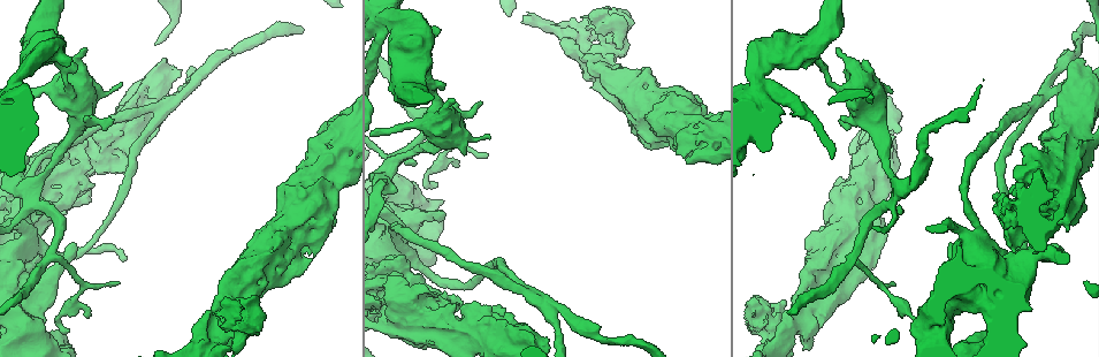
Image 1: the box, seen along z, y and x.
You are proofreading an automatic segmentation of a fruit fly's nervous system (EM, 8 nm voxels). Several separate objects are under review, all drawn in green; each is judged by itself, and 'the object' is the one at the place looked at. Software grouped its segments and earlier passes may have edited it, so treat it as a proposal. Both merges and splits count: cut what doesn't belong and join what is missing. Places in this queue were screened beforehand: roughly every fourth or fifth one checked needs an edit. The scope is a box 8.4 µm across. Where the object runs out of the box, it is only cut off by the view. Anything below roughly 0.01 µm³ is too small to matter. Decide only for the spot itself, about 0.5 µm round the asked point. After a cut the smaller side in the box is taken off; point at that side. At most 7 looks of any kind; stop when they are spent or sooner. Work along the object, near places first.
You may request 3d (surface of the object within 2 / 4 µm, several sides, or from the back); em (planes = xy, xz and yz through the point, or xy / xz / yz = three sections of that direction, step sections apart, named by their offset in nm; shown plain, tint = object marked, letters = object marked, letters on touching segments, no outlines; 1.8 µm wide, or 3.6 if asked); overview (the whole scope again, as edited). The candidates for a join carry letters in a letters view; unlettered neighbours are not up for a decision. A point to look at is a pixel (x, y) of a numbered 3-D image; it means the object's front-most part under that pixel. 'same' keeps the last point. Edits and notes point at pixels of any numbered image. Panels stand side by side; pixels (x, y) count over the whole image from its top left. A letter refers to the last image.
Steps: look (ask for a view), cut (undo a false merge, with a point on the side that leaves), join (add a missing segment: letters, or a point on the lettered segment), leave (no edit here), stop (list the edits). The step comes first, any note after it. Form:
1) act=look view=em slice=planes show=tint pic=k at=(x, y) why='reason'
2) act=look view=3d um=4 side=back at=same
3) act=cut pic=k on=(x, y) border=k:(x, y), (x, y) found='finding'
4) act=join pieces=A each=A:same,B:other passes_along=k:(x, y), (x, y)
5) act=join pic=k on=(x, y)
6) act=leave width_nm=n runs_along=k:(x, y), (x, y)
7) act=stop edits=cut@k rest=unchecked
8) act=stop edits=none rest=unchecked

act=look view=3d um=2 pic=1 at=(89, 316) why='branch stops here'

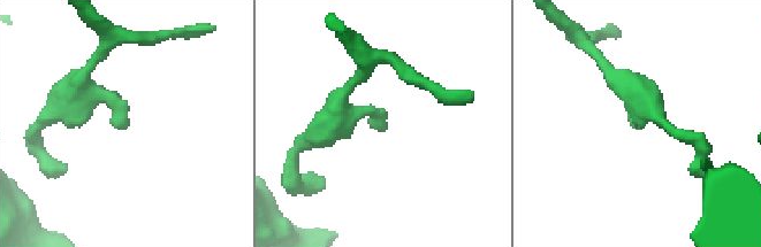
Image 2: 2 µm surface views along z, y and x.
act=look view=em slice=yz step=8 show=letters pic=2 at=(383, 129) why='need the tissue'

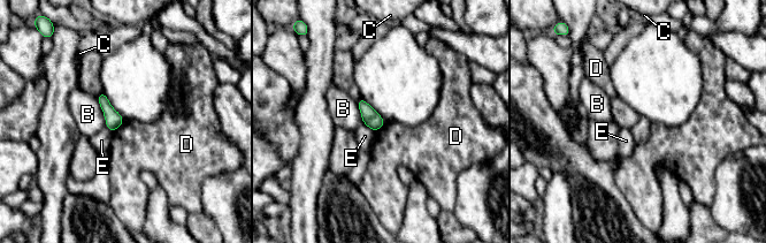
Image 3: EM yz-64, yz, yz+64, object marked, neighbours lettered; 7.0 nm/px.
act=look view=em slice=planes show=letters at=same

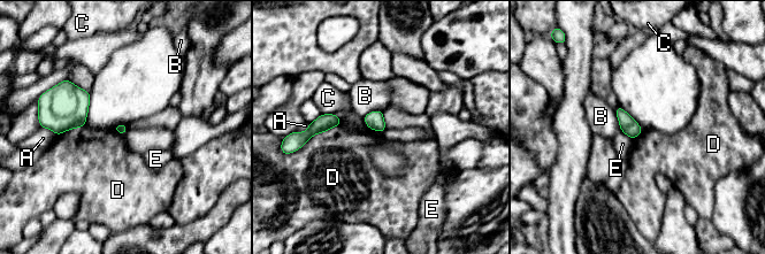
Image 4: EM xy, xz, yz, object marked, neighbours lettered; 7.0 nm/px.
act=leave longest_contact=D:340nm each=A:other,B:other,C:other,D:other,E:other border=4:(342, 122), (315, 133), (303, 147) found='none of them fits'

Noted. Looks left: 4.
act=look view=3d um=4 pic=1 at=(833, 254) why='abrupt turn'

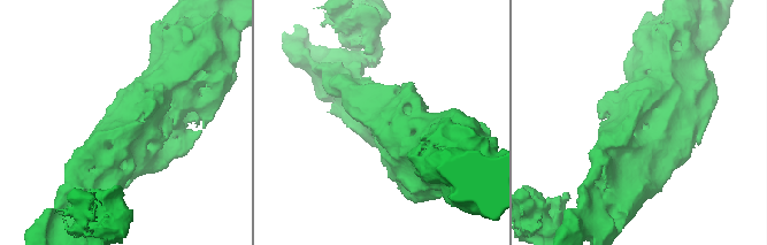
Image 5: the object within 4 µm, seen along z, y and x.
act=look view=em um=3.6 slice=planes show=letters pic=5 at=(636, 128)

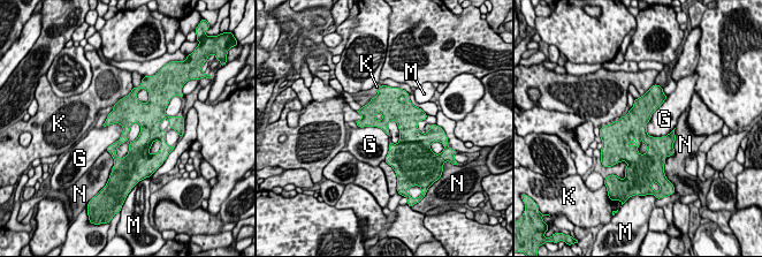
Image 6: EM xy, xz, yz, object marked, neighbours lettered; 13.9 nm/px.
act=leave each=G:other,K:other,M:other,N:other border=6:(668, 97), (647, 123), (649, 136) found='continuous, no second cell'

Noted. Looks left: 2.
act=look view=3d um=4 pic=1 at=(893, 135) why='an open end'

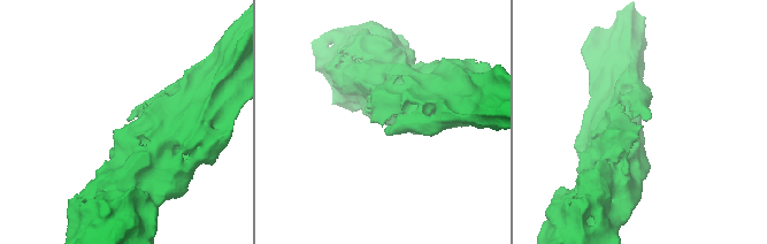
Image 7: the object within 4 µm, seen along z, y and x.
act=look view=em slice=xz step=4 show=letters pic=7 at=(382, 126)

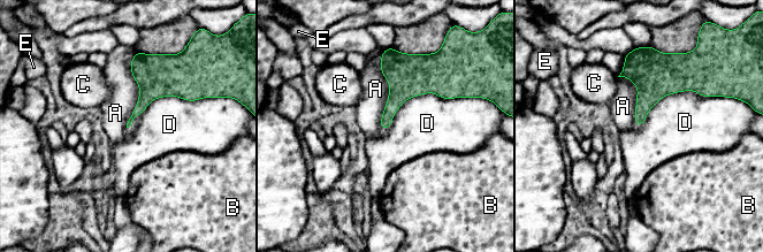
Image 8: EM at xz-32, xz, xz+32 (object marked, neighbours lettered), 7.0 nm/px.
act=leave each=A:other,B:other,C:other,D:other,E:other border=8:(717, 96), (669, 93), (639, 127) found='none of them fits'

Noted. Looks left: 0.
act=stop edits=none rest=unchecked

